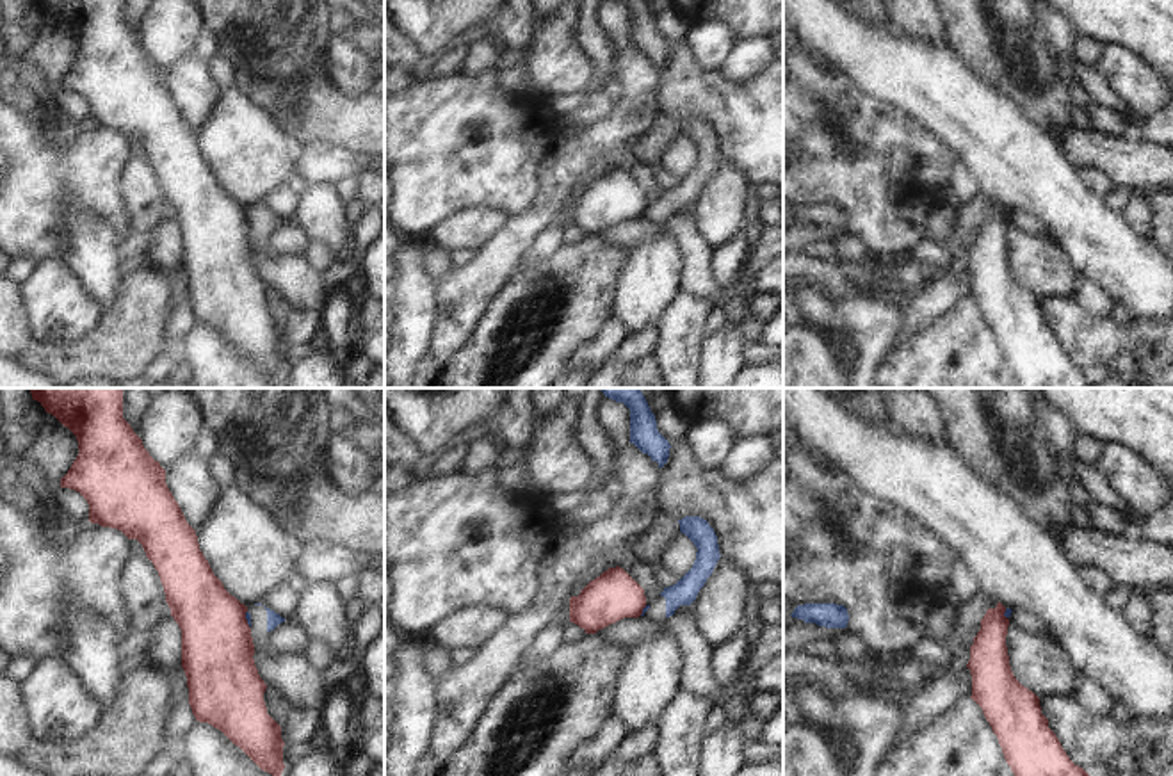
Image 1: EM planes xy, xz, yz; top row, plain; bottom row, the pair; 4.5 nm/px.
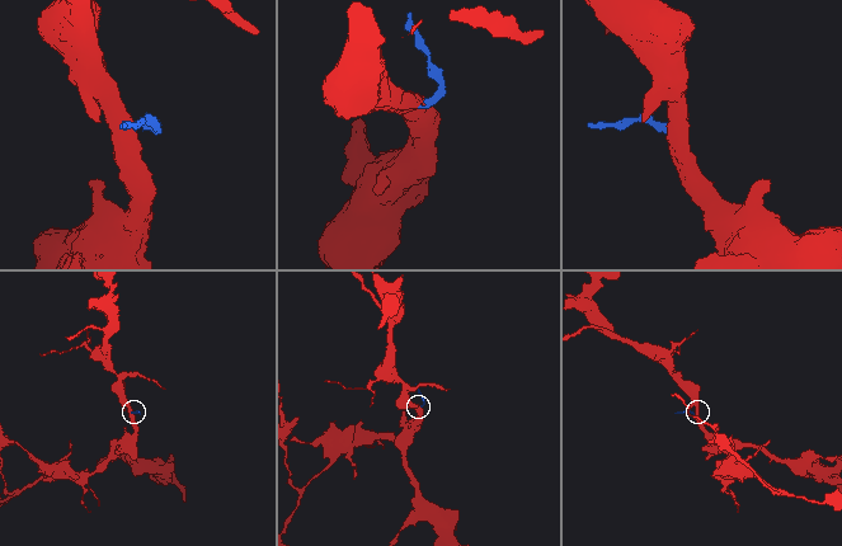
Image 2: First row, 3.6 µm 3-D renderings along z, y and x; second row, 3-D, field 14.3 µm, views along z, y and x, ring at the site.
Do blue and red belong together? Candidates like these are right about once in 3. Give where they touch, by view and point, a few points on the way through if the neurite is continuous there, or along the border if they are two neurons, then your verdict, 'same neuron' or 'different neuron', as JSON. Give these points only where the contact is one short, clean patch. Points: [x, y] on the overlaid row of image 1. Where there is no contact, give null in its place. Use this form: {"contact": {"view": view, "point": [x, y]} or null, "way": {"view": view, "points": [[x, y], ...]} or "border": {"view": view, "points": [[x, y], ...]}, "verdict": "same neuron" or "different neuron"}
{"contact": {"view": "xy", "point": [246, 618]}, "border": {"view": "xy", "points": [[246, 611], [250, 625]]}, "verdict": "different neuron"}

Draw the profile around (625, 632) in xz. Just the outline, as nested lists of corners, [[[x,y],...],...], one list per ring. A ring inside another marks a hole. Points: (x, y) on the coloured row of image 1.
[[[639,616],[639,618],[623,618],[598,630],[595,635],[627,650],[634,644],[651,639],[657,632],[659,632],[657,621],[650,621],[644,616]]]

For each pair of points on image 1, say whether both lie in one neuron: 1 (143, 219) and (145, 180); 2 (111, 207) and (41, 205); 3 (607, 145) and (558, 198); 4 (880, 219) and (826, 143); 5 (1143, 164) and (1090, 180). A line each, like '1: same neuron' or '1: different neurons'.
1: same neuron
2: same neuron
3: same neuron
4: same neuron
5: different neurons

